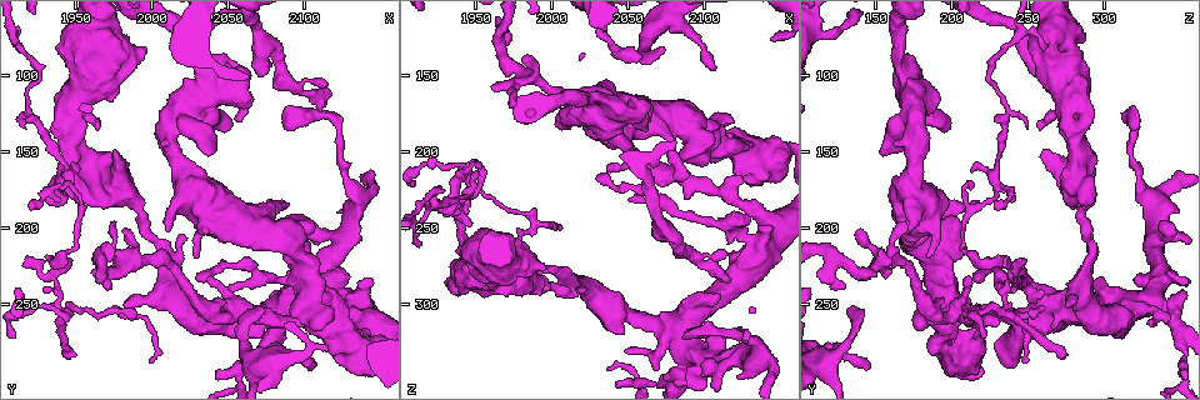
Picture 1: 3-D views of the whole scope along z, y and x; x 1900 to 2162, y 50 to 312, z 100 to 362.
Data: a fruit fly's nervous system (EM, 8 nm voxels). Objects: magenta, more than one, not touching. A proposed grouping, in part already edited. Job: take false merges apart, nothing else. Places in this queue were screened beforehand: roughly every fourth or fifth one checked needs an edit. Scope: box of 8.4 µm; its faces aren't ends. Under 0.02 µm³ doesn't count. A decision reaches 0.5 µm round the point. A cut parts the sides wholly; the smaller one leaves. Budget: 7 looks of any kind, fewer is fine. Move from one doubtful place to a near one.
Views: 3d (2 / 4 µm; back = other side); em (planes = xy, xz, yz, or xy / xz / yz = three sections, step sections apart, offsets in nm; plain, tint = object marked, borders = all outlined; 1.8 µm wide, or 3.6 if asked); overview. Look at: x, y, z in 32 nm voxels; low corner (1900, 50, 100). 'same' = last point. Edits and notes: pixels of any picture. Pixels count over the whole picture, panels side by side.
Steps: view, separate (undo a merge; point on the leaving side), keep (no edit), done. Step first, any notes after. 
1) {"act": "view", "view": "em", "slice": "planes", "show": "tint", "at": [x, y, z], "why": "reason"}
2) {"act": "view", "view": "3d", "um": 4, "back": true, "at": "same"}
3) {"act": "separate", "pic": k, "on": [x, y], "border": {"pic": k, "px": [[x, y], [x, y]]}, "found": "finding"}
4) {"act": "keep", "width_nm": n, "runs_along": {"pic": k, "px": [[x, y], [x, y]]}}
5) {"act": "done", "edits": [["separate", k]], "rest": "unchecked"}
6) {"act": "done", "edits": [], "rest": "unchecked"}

{"act": "view", "view": "3d", "um": 4, "at": [1978, 162, 286], "why": "closes a loop"}

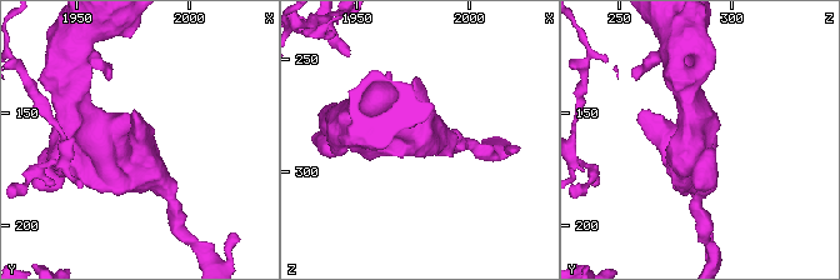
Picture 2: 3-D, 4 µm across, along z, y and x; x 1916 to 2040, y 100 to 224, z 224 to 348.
{"act": "view", "view": "em", "slice": "yz", "step": 16, "show": "tint", "at": [1979, 164, 285], "why": "shape alone is not enough"}

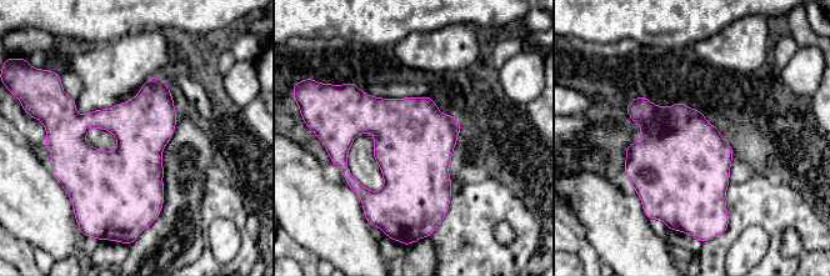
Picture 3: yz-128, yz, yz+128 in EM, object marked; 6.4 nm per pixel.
{"act": "view", "view": "em", "slice": "planes", "show": "tint", "at": "same"}

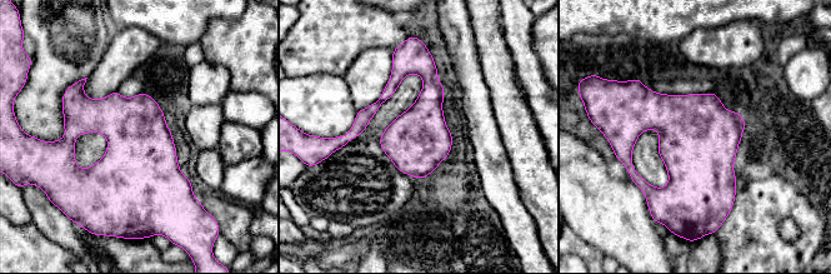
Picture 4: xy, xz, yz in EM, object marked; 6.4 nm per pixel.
{"act": "keep", "found": "one neuron here"}

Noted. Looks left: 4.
{"act": "view", "view": "em", "um": 3.6, "slice": "yz", "step": 8, "show": "plain", "at": [1942, 156, 228], "why": "narrows sharply"}

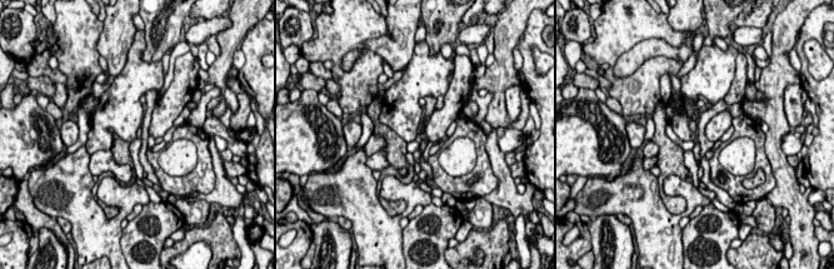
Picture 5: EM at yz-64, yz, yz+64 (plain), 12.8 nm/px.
{"act": "view", "view": "em", "um": 3.6, "slice": "yz", "step": 8, "show": "tint", "at": "same"}

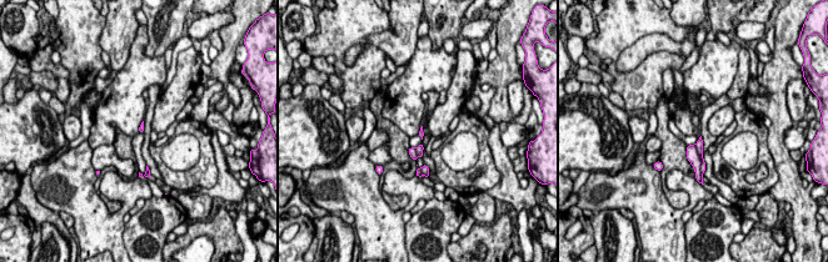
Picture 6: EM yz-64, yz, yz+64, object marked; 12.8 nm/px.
{"act": "separate", "pic": 6, "on": [699, 144], "width_nm": 60, "part_leaving": {"pic": 6, "px": [[699, 140], [703, 166]]}, "found": "two neurons meet here"}

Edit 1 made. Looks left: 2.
{"act": "view", "view": "overview"}

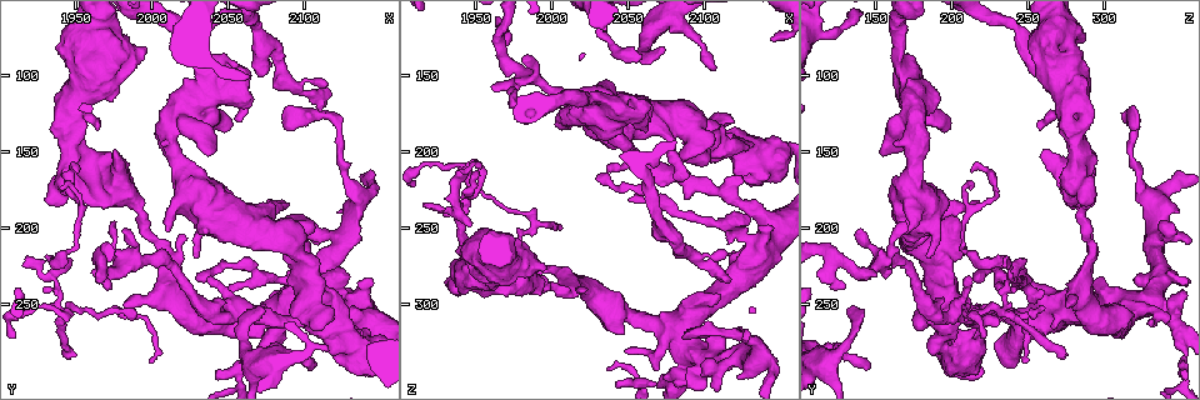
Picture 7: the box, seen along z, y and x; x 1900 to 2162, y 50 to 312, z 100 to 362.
{"act": "view", "view": "em", "um": 3.6, "slice": "planes", "show": "tint", "at": [2036, 110, 174], "why": "sharp bend"}

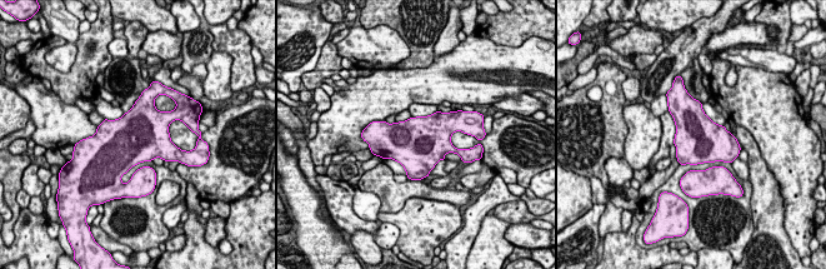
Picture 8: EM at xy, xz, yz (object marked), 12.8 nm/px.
{"act": "keep", "found": "all the same neuron"}

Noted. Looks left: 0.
{"act": "done", "edits": [["separate", 6]], "rest": "unchecked"}

